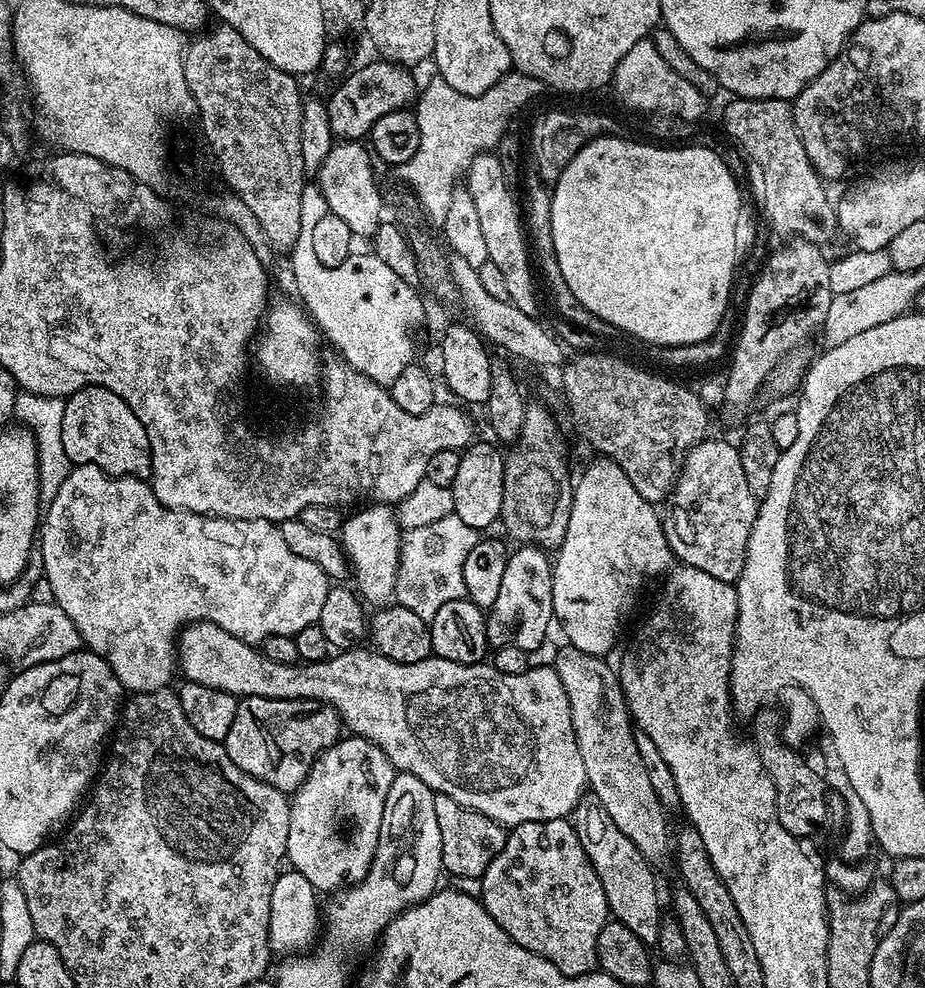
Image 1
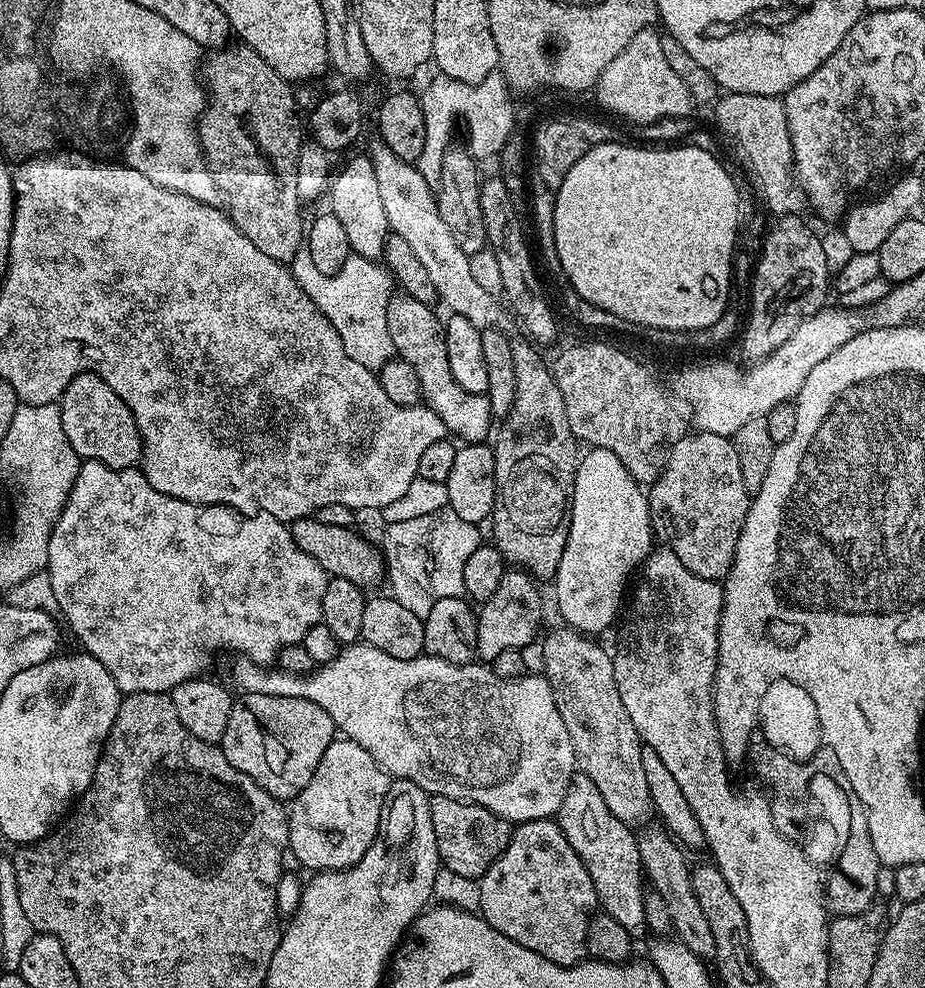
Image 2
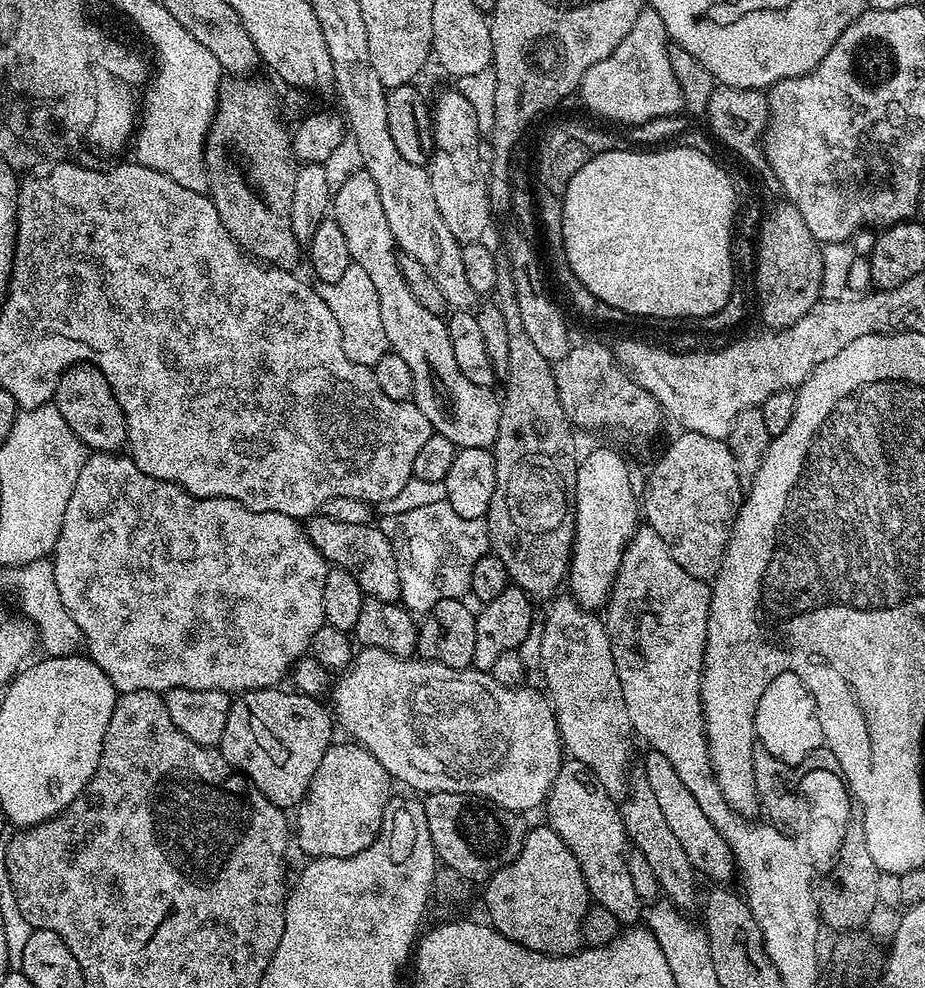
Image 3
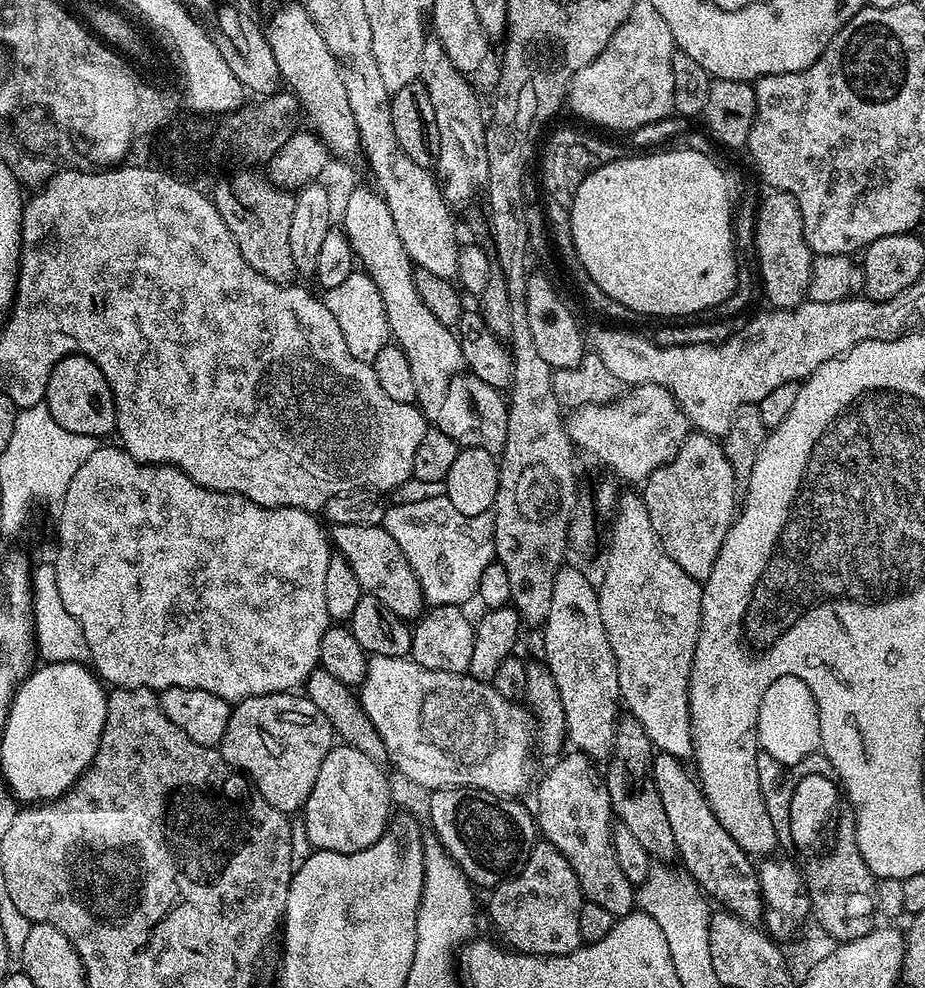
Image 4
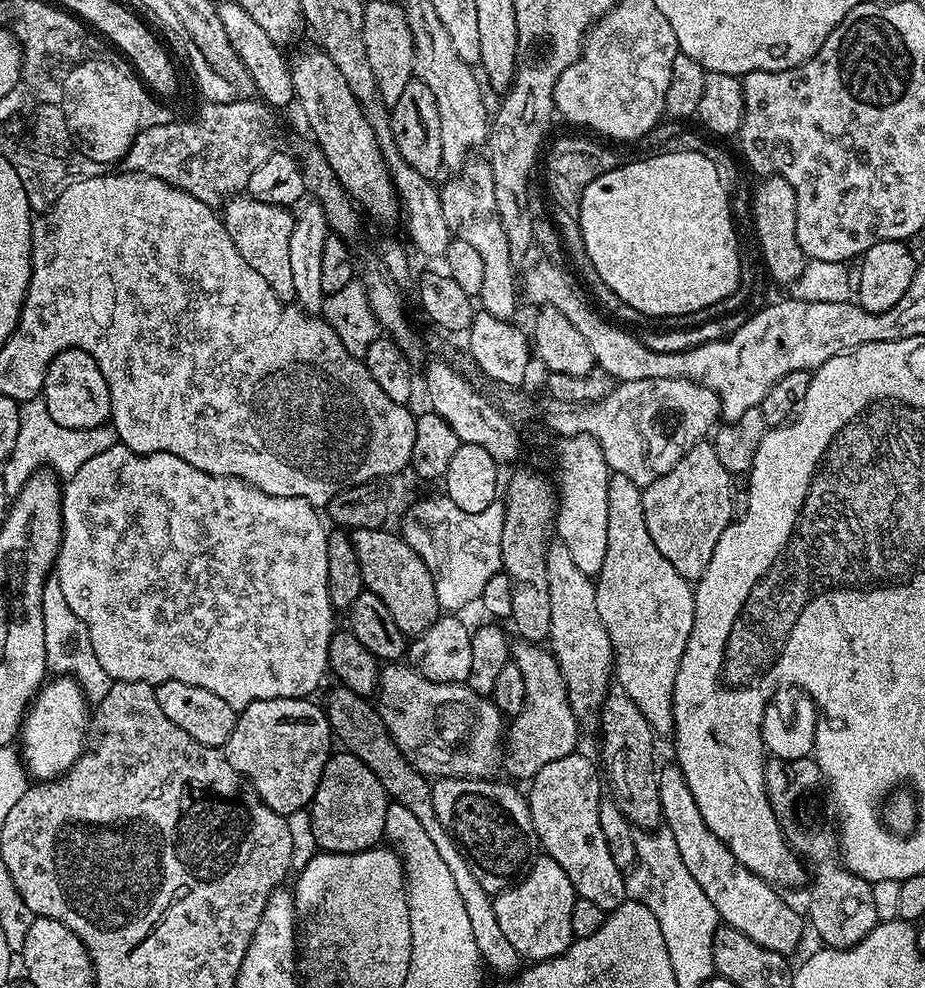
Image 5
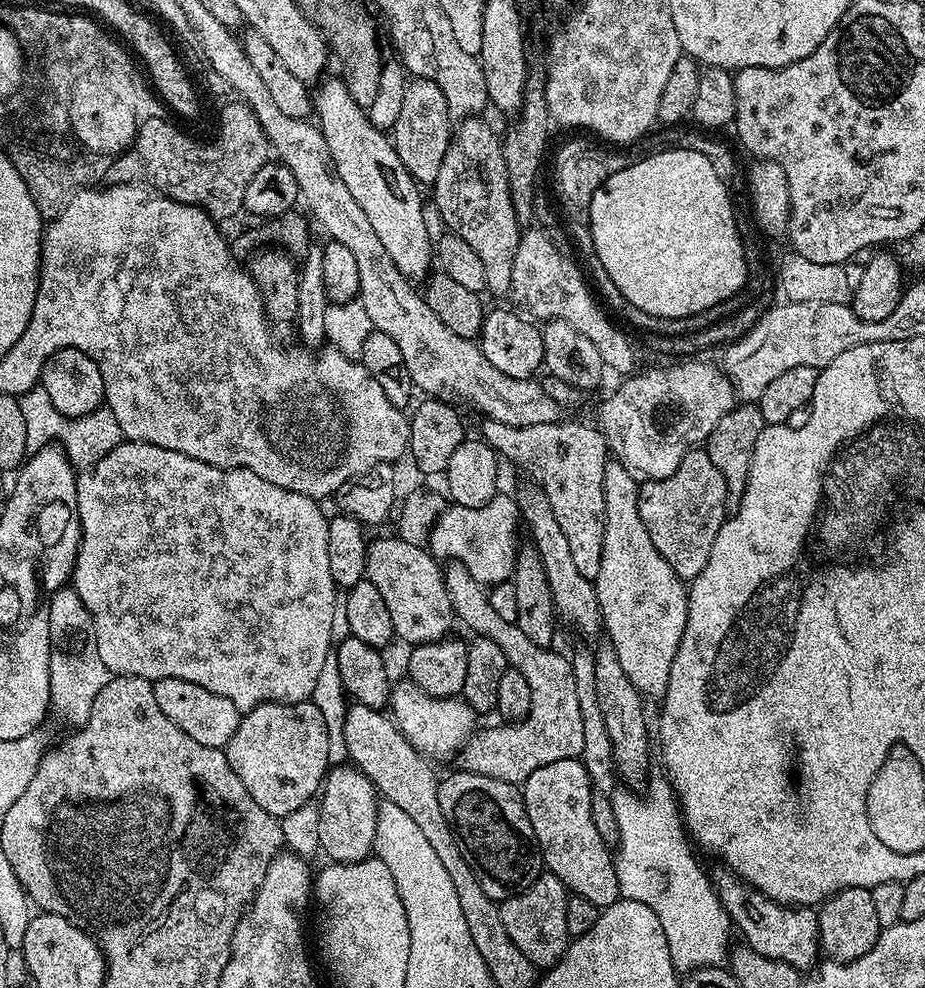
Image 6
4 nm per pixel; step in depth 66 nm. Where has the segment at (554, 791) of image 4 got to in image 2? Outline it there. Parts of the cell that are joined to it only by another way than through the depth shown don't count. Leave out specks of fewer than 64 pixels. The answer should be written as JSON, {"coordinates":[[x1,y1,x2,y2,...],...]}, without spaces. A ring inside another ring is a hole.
{"coordinates":[[583,774,572,777,566,798,562,798,562,806,554,819,562,834,566,834,566,842,570,842,578,858,582,858,582,866,590,870,590,882,594,882,597,905,610,914,610,918,617,920,633,938,640,938,640,935,647,933,649,929,643,905,646,877,640,867,637,833,610,814,598,786,594,786,594,782,590,782,590,778]]}

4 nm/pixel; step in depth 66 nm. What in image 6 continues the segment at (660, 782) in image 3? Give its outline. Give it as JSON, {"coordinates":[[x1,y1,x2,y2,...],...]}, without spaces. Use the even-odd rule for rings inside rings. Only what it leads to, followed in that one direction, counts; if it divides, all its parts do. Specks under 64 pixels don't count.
{"coordinates":[[723,871,711,873,712,887,716,889,722,906,728,911,735,931,744,935,743,943,758,954,766,954,766,958,786,962,786,966,801,970,811,969,817,963,816,955,819,957,822,952,817,909,812,906,779,904,769,896,763,896,757,888,751,888,735,872]]}

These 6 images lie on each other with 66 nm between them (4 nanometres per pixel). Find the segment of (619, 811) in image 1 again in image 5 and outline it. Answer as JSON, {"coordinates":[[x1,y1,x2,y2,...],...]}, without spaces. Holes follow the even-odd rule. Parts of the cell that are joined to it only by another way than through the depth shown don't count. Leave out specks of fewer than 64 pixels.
{"coordinates":[[559,542,549,543,546,554,546,582,550,585,550,651,556,657,568,691,568,705,577,721,595,721,602,702,610,687,610,677,614,672,614,653,612,643,606,634,606,626,602,626,602,618,598,618,598,598,593,577,582,574,577,564,572,560,570,550]]}

